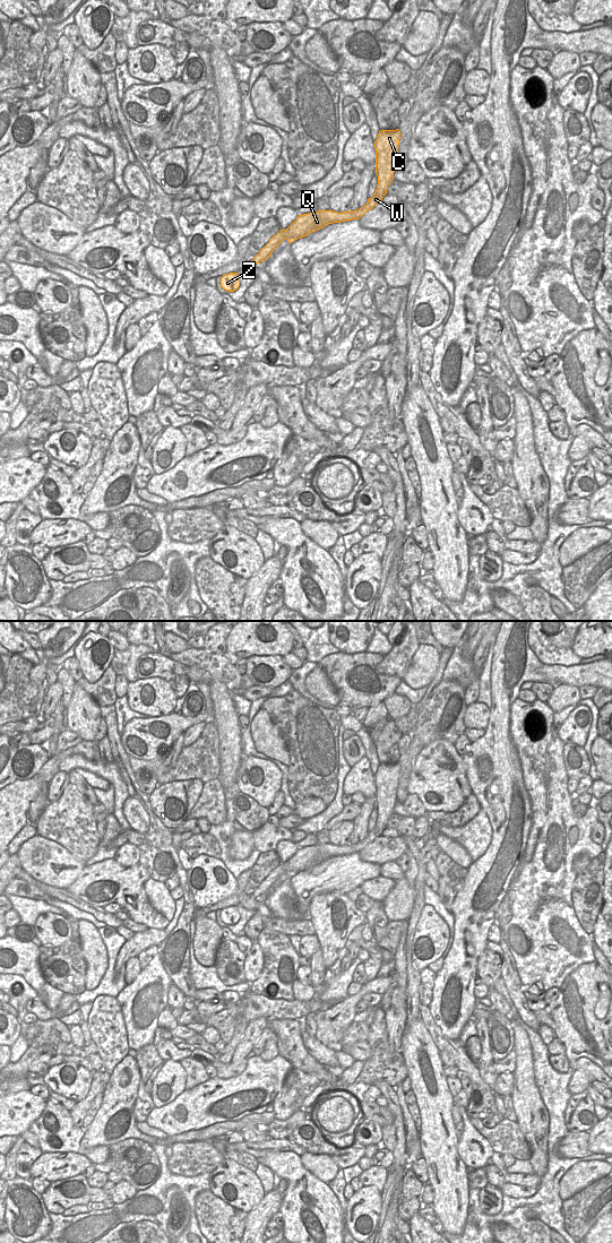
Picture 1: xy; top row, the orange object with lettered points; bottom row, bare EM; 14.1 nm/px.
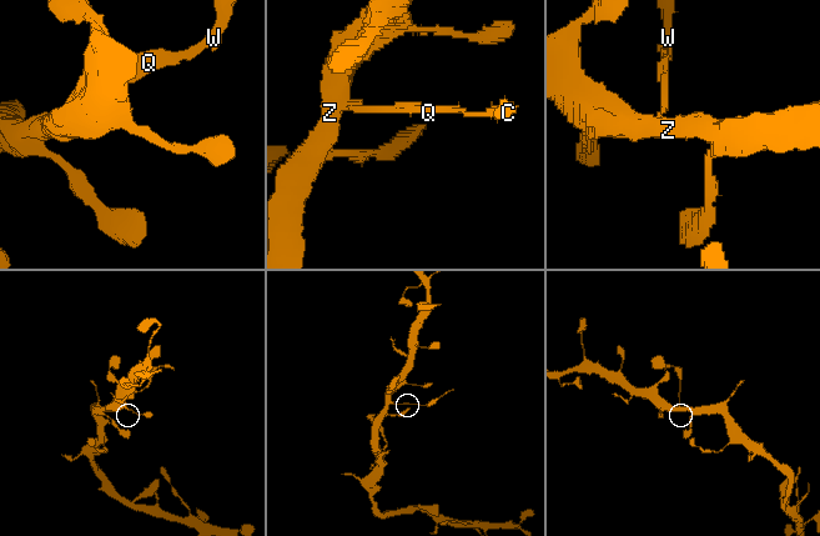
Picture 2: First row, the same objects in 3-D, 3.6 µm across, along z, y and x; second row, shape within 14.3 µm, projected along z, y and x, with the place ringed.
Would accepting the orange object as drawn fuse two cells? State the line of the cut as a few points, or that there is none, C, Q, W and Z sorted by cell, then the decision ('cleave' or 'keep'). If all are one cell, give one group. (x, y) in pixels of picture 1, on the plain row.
cut xy (370, 840), (360, 842); groups C W / Q Z; cleave

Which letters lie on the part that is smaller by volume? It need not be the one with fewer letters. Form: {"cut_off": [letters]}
{"cut_off": ["C", "W"]}

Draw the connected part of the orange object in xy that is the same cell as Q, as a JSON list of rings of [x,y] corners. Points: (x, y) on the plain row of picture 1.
[[[369,839],[354,845],[350,844],[337,846],[329,843],[299,848],[298,852],[286,863],[281,863],[276,869],[274,869],[249,897],[250,899],[256,900],[256,898],[260,895],[265,895],[271,889],[271,886],[278,880],[278,878],[285,872],[288,874],[288,877],[292,877],[293,874],[304,871],[310,866],[325,861],[328,857],[359,853],[368,844],[370,844]]]

